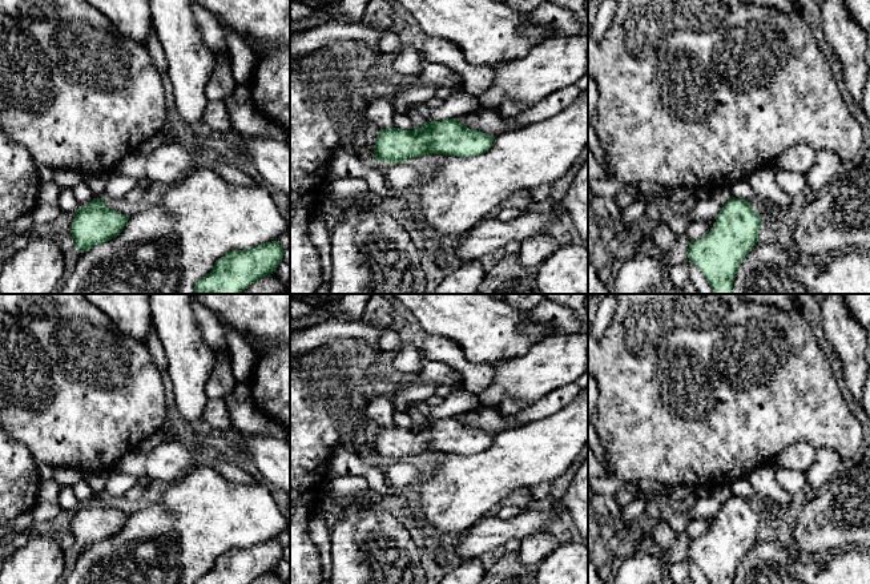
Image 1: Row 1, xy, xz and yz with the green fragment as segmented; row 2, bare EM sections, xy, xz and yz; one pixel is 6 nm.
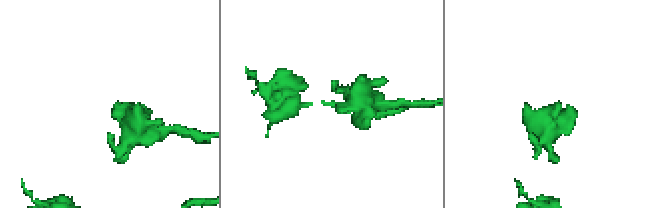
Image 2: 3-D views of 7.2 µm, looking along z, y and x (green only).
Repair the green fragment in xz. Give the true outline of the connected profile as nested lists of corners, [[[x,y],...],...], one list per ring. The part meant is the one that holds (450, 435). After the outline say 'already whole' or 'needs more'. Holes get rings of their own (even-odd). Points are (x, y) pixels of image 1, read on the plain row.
[[[456,416],[426,420],[414,428],[399,426],[378,430],[374,452],[390,463],[404,460],[430,451],[456,455],[474,455],[487,450],[494,434],[466,426]]] | already whole

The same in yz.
[[[732,495],[720,508],[712,528],[689,540],[689,559],[709,584],[733,584],[740,561],[758,540],[760,513],[750,500]]] | already whole

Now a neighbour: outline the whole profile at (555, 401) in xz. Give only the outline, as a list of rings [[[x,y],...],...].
[[[576,383],[561,386],[535,403],[529,404],[524,411],[504,416],[511,423],[529,423],[541,420],[549,415],[556,414],[565,404],[572,402],[579,391],[580,387]]]

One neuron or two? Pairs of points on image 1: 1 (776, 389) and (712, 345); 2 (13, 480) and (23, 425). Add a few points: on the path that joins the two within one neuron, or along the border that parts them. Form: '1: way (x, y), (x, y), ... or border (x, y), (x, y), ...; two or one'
1: way (760, 382), (741, 366), (733, 366), (728, 361); one
2: border (13, 438), (25, 446), (37, 464); two

